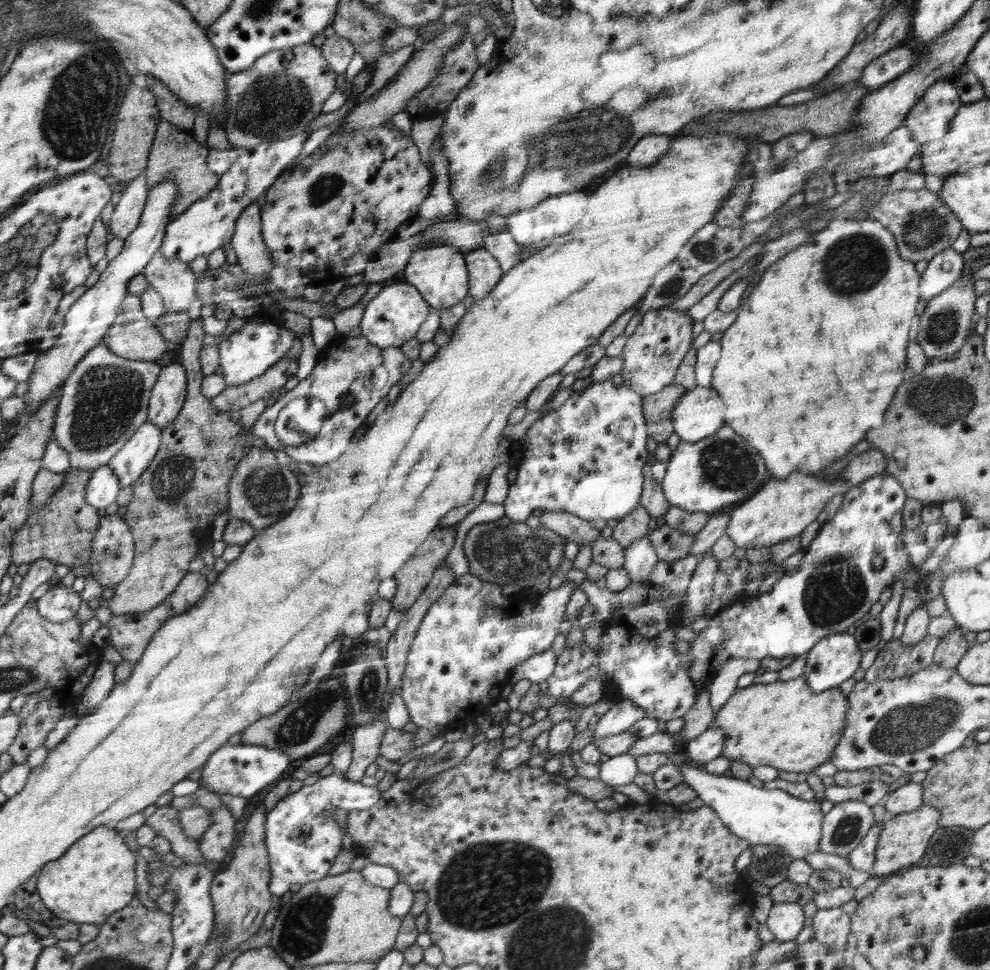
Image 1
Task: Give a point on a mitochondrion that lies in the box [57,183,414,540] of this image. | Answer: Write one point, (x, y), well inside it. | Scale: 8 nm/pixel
(108, 399)

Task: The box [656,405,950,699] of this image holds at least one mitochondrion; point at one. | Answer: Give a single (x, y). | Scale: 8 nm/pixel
(841, 591)

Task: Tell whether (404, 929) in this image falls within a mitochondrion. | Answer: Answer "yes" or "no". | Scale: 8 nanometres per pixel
no

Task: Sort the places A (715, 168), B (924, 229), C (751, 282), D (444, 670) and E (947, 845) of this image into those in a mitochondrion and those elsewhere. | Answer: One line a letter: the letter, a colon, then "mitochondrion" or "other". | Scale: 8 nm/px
A: other
B: mitochondrion
C: other
D: other
E: mitochondrion

